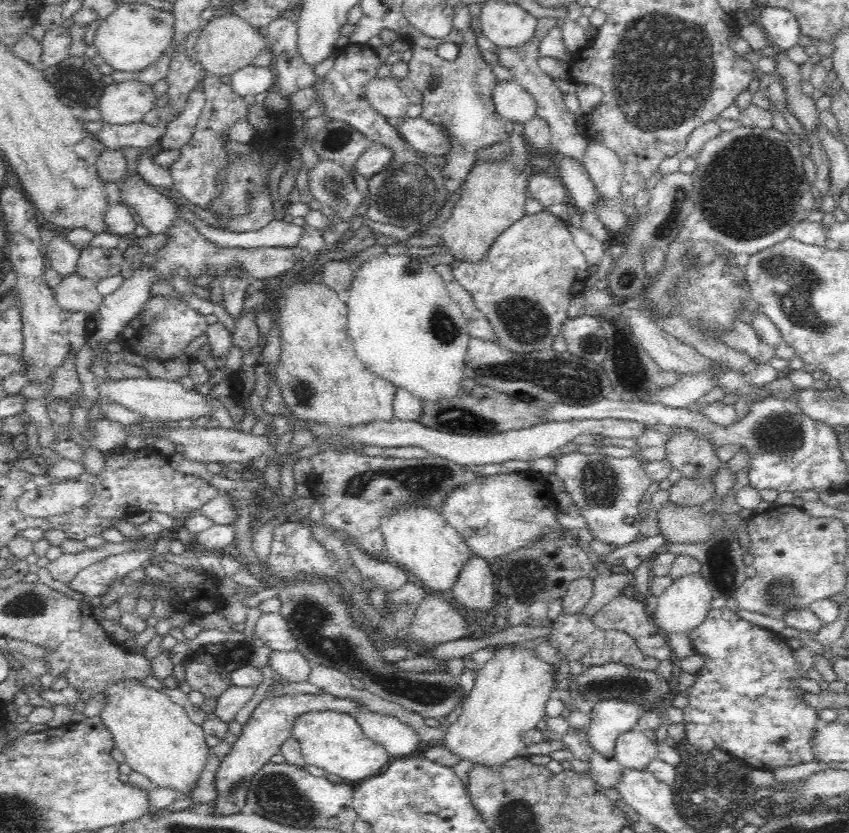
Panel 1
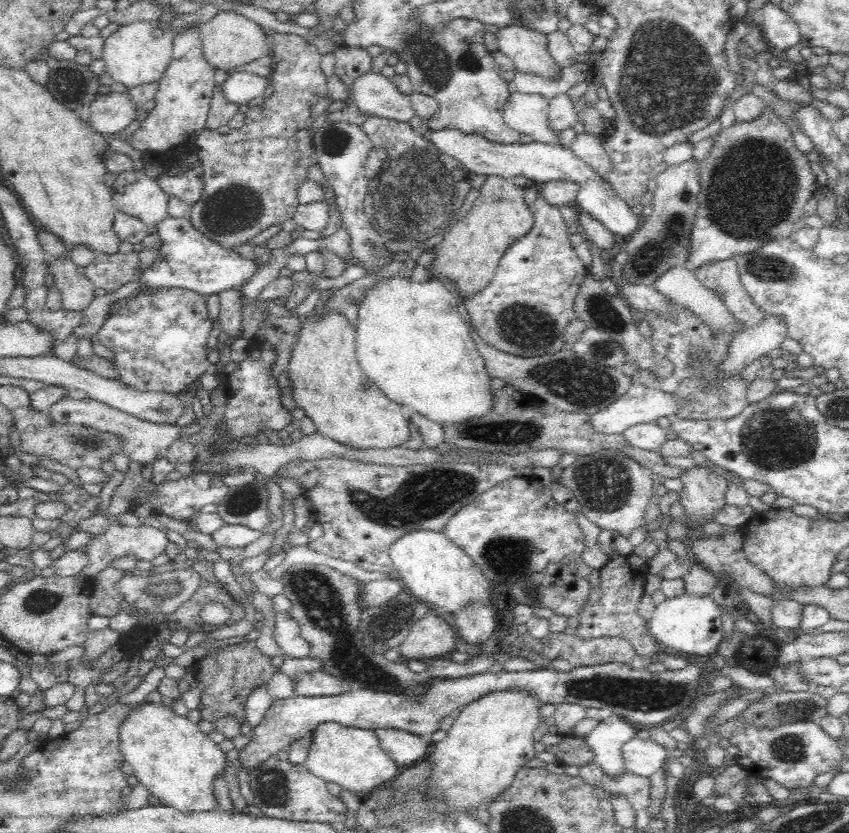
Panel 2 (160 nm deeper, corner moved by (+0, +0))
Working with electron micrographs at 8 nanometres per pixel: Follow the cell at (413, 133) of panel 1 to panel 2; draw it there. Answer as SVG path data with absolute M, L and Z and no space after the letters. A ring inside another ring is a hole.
M457 128L430 129L423 136L436 150L454 158L459 164L466 166L472 173L485 176L501 176L513 179L515 176L525 176L530 181L571 182L577 186L574 206L577 210L590 213L592 218L599 220L610 232L620 234L625 238L638 228L637 210L631 209L614 189L598 176L584 161L580 160L569 147L558 144L541 143L510 143L498 144L486 140L482 135L472 133L462 134Z

